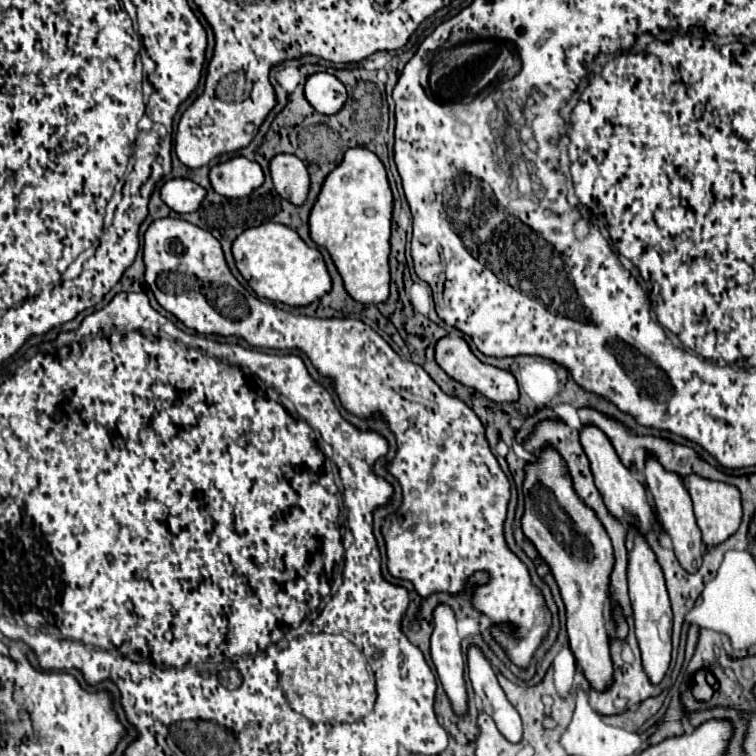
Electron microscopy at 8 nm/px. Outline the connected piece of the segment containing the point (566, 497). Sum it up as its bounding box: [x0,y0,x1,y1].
[522,448,614,692]

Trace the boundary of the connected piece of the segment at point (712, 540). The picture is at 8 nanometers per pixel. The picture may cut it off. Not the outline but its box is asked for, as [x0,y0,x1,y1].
[684,474,742,546]

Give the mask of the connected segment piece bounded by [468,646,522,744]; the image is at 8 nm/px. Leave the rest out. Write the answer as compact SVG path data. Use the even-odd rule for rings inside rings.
M470 648L468 652L468 668L470 668L470 682L476 696L482 700L482 708L492 720L496 722L502 736L510 742L522 740L522 720L516 708L504 696L496 672L492 670L490 662L482 656L478 648Z

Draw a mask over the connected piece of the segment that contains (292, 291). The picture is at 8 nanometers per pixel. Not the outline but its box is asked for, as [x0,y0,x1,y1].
[232,224,332,306]

